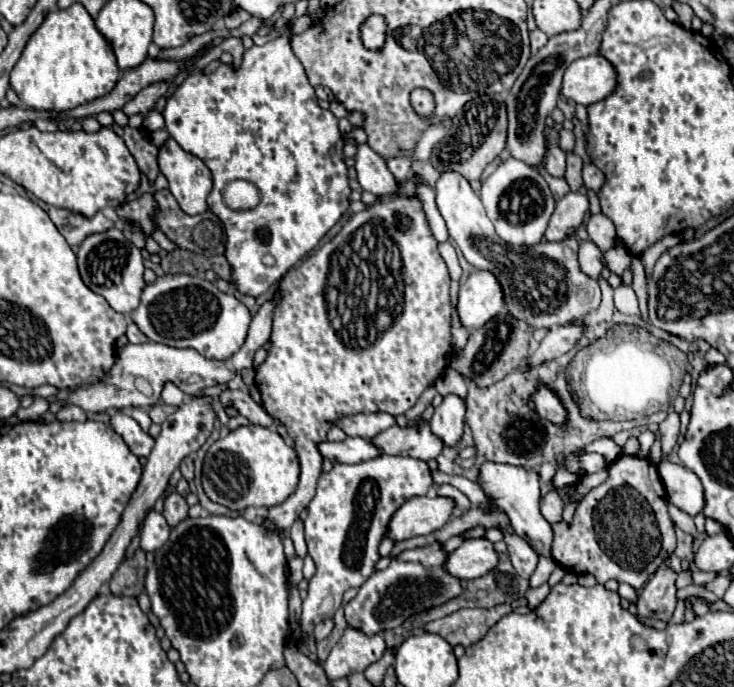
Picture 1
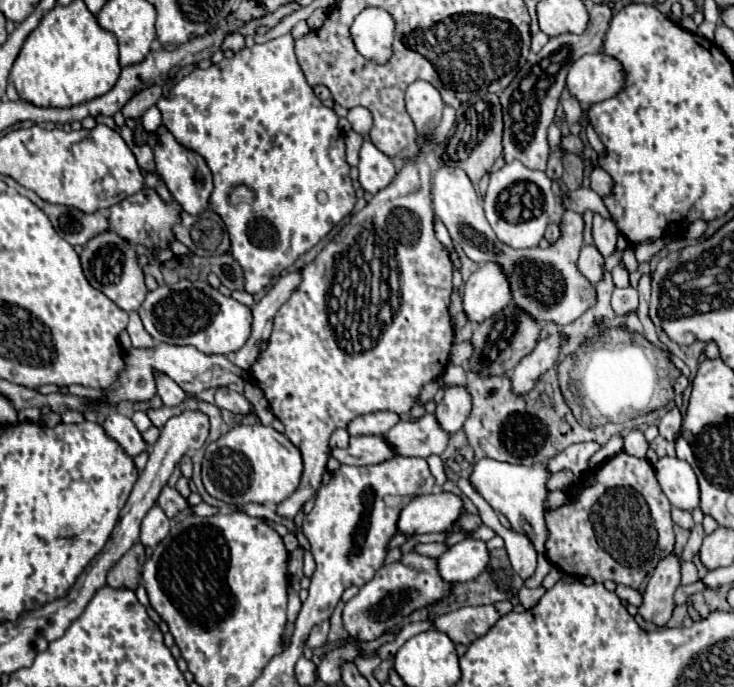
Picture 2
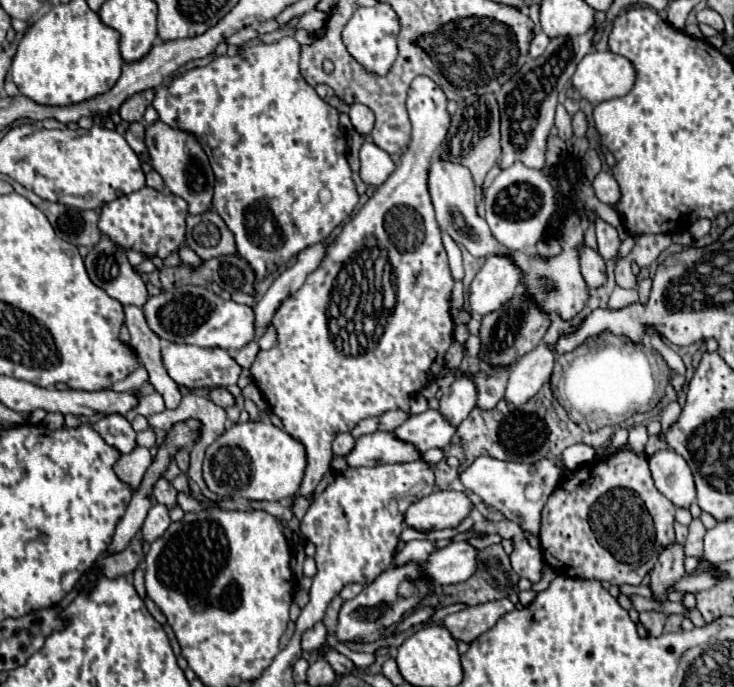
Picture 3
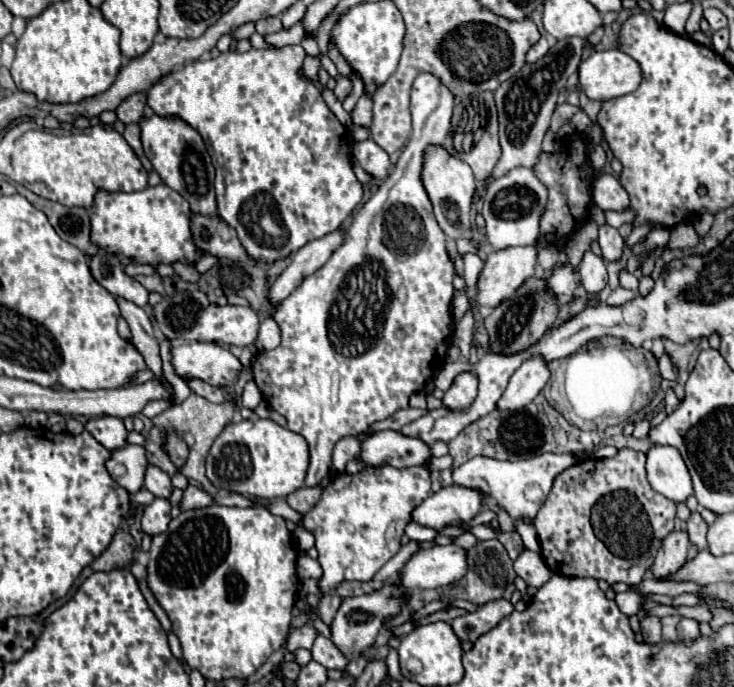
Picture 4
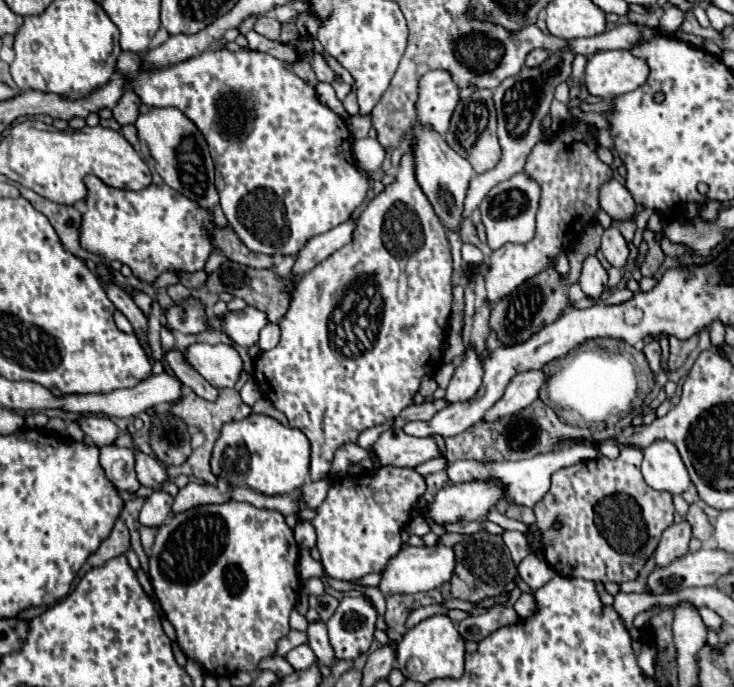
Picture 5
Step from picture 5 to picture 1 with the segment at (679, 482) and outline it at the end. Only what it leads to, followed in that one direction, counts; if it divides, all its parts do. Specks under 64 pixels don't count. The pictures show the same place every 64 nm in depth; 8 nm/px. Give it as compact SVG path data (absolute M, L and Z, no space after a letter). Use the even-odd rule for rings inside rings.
M662 460L658 464L658 474L666 488L668 500L674 506L678 506L680 510L684 510L690 516L696 516L704 508L702 484L696 478L696 474L692 474L692 470L688 470L682 464Z

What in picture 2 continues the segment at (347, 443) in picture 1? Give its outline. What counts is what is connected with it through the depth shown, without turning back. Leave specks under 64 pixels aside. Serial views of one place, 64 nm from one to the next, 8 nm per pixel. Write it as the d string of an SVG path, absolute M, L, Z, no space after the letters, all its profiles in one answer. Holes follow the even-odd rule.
M356 436L350 438L348 448L332 450L332 456L342 464L370 466L376 462L386 462L388 458L396 458L398 454L384 436Z

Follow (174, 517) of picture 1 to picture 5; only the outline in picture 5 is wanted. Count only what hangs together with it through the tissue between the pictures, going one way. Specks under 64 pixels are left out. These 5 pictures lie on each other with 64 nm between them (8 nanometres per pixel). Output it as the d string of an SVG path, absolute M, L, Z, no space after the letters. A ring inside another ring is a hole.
M134 448L134 460L136 460L136 478L138 478L138 482L148 486L148 488L162 490L162 482L168 480L166 472L164 472L164 466L156 458L140 452L138 448Z

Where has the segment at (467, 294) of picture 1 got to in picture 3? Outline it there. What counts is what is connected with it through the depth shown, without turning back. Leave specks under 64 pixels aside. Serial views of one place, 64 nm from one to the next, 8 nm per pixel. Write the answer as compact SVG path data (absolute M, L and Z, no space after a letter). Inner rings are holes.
M508 256L486 258L482 270L476 274L470 286L470 308L472 312L486 316L504 306L520 284L520 270Z

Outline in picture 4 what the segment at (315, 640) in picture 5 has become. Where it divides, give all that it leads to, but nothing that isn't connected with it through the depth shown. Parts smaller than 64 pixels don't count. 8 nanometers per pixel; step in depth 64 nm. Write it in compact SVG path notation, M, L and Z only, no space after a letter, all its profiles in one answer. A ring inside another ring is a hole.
M320 632L316 636L316 642L312 644L312 658L322 666L336 668L336 670L342 670L348 664L348 658L332 644L330 638L322 636Z

